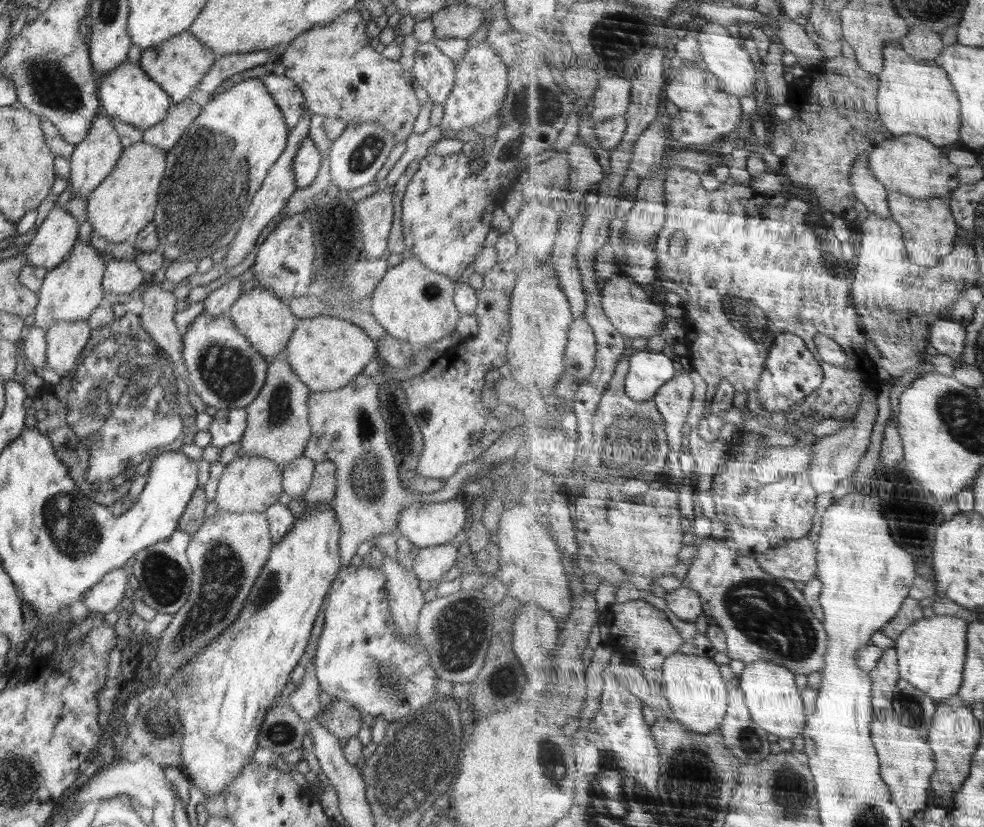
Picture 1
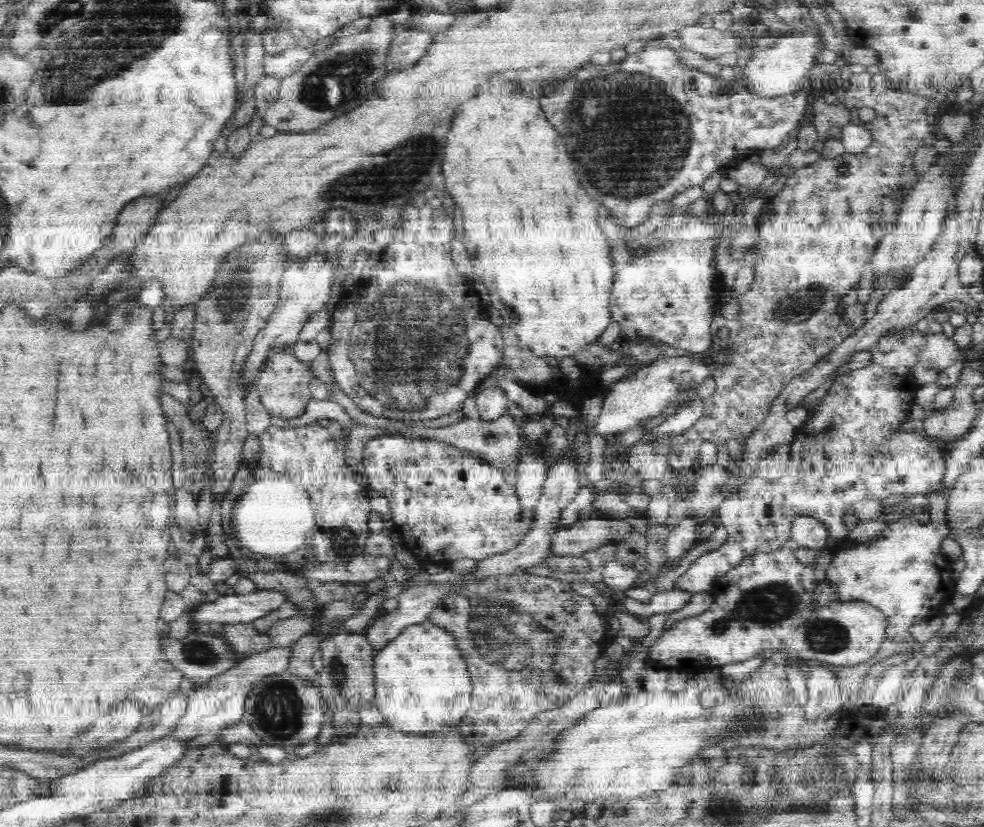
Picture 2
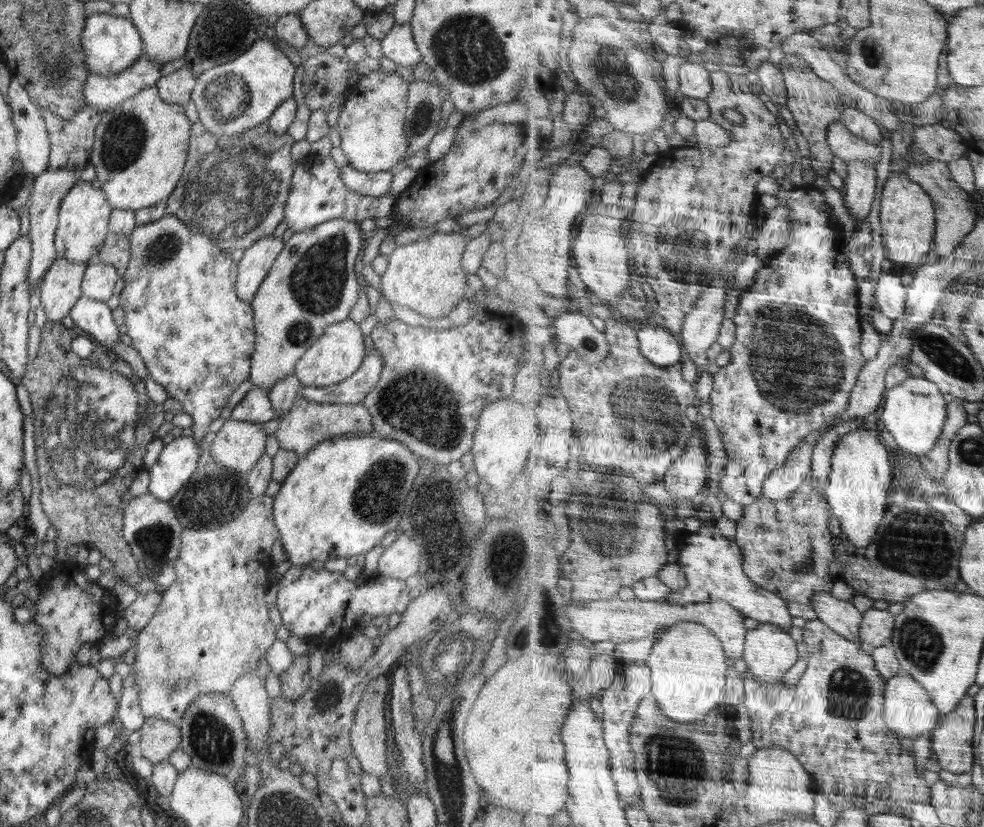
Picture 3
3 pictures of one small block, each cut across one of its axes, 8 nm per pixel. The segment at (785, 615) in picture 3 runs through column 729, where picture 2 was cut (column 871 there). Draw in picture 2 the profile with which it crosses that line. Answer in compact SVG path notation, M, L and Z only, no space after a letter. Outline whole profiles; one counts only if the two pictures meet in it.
M935 495L927 503L930 504L930 522L921 524L912 517L904 516L896 522L886 522L880 534L866 542L849 542L830 548L832 556L826 566L825 584L833 590L833 601L838 603L852 601L868 601L884 610L888 615L889 626L886 639L895 641L914 641L909 627L918 624L930 616L936 608L950 602L955 590L955 579L950 577L951 560L942 553L941 542L947 537L947 508L944 497Z

